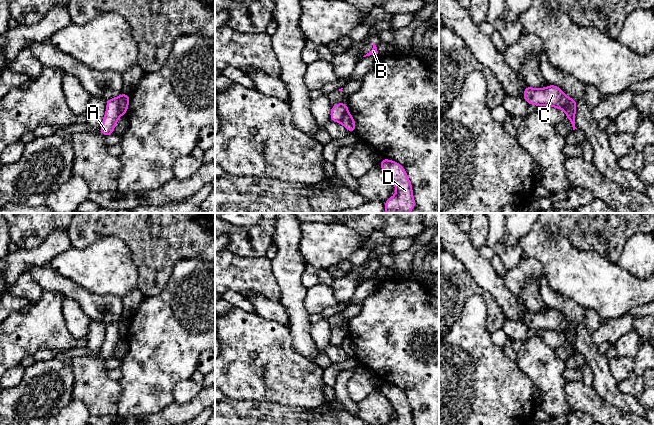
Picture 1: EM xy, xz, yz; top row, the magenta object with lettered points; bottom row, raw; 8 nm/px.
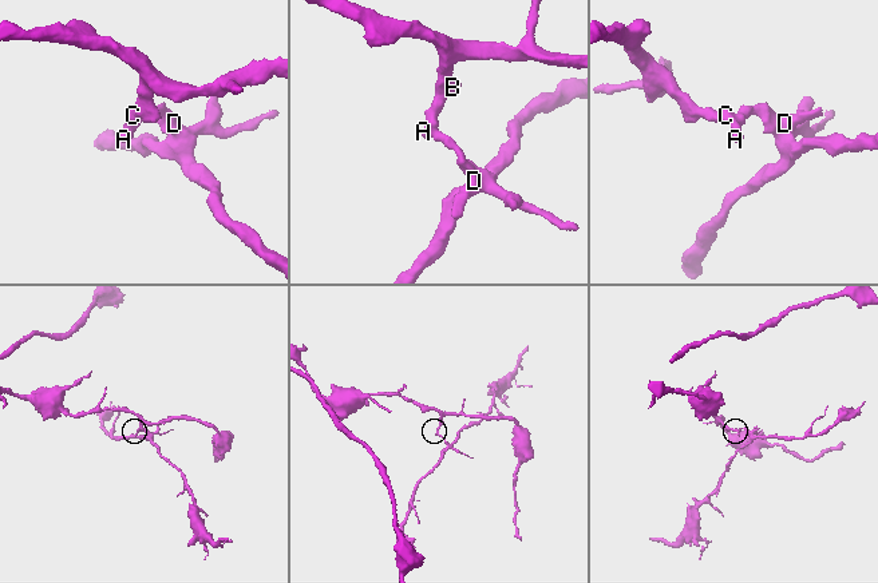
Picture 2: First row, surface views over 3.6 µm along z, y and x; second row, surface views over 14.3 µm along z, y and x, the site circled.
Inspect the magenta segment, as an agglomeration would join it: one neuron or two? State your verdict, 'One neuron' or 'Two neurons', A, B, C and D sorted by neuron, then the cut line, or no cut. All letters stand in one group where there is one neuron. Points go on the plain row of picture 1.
Two neurons. Groups: A B C / D. Split along xy (126, 318), (119, 329), (120, 337)

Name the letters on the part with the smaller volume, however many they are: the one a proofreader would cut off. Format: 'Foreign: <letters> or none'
Foreign: D

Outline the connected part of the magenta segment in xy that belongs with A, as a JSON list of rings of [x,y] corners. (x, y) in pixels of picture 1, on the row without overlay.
[[[123,316],[118,321],[107,324],[105,341],[100,349],[100,357],[103,360],[109,360],[114,357],[115,348],[121,340],[119,329],[125,322],[125,319],[126,318]]]

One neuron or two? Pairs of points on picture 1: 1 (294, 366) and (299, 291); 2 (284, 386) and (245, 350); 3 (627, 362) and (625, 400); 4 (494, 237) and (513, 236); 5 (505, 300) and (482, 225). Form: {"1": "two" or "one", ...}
{"1": "two", "2": "one", "3": "two", "4": "two", "5": "two"}

